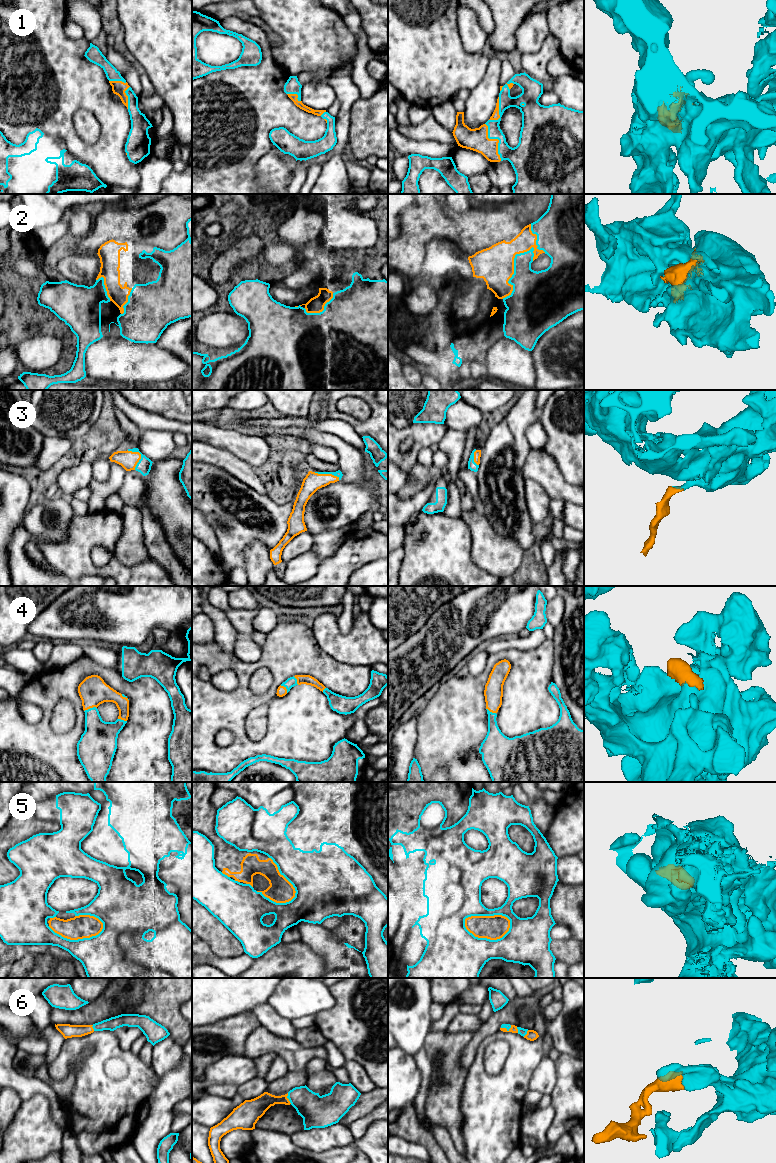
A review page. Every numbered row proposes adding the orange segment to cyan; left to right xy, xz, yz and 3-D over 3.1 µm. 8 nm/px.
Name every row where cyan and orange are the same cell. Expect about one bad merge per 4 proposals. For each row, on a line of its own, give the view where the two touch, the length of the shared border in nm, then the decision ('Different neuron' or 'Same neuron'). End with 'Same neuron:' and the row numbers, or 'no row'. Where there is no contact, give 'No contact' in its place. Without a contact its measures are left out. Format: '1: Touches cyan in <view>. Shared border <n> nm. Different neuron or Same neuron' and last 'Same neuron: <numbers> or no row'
1: Touches cyan in yz. Shared border 340 nm. Same neuron
2: Touches cyan in yz. Shared border 480 nm. Same neuron
3: Touches cyan in xy. Shared border 170 nm. Same neuron
4: Touches cyan in xy. Shared border 110 nm. Same neuron
5: Touches cyan in yz. Shared border 380 nm. Different neuron
6: Touches cyan in xz. Shared border 90 nm. Same neuron
Same neuron: 1, 2, 3, 4, 6

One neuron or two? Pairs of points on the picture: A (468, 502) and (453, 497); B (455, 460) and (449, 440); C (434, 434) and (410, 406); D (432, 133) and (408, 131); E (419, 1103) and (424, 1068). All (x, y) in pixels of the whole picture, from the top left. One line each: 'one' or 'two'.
A: two
B: one
C: two
D: one
E: one

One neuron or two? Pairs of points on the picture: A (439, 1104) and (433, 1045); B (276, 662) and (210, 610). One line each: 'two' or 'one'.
A: one
B: two

